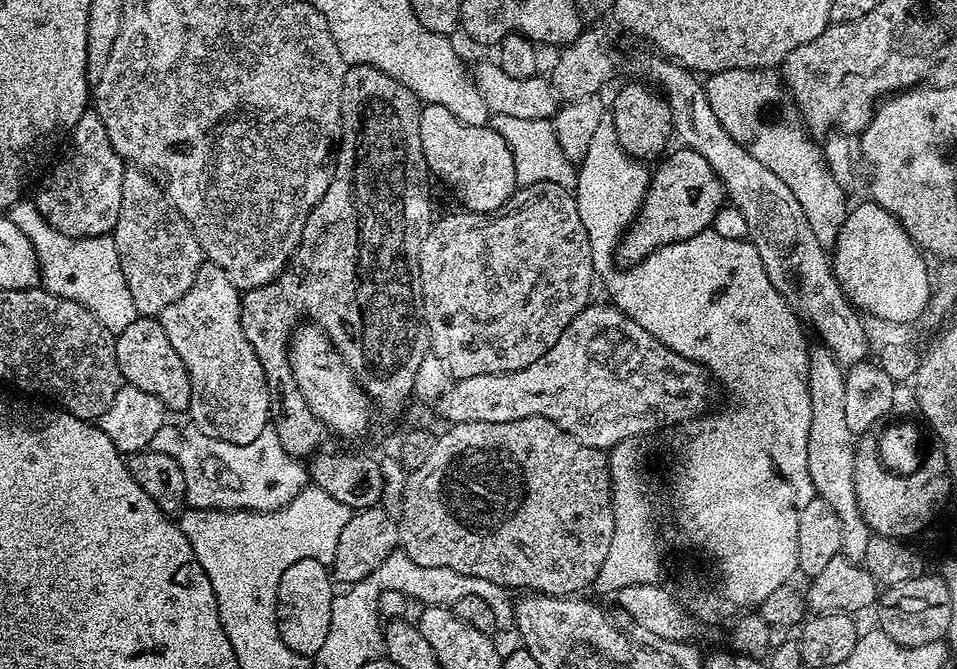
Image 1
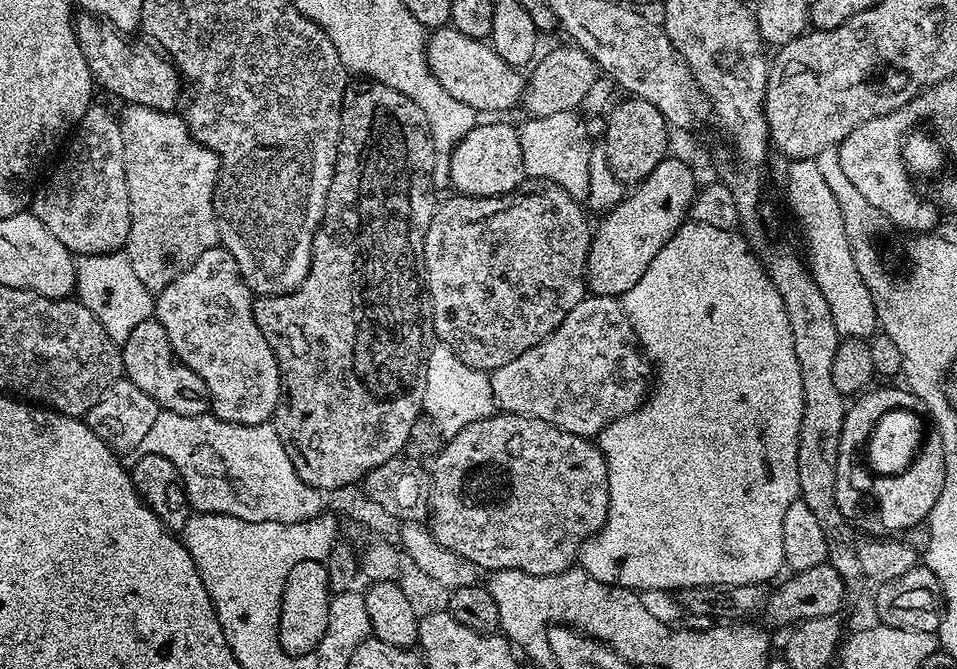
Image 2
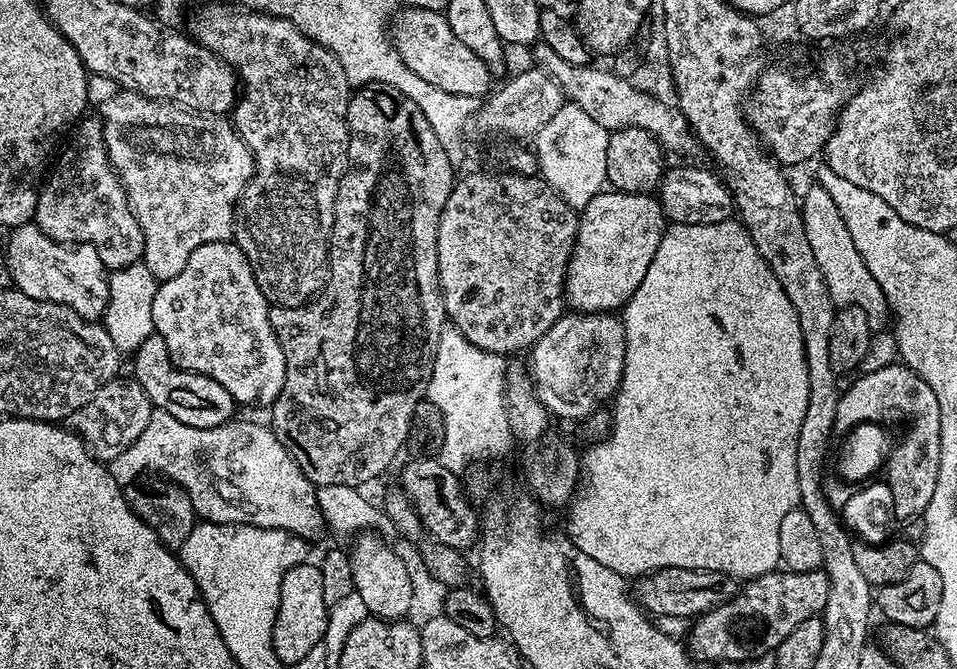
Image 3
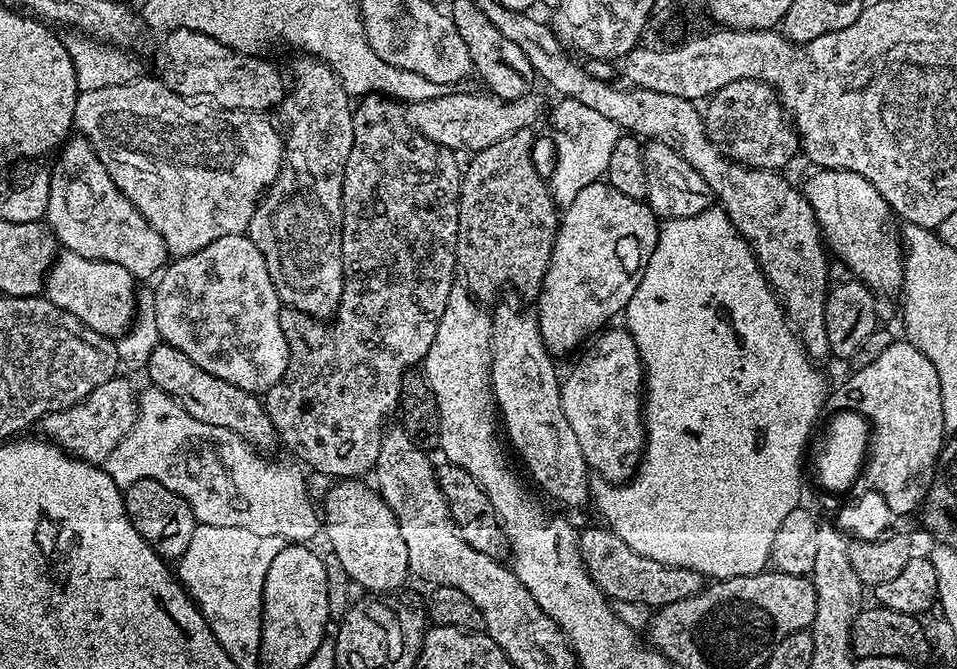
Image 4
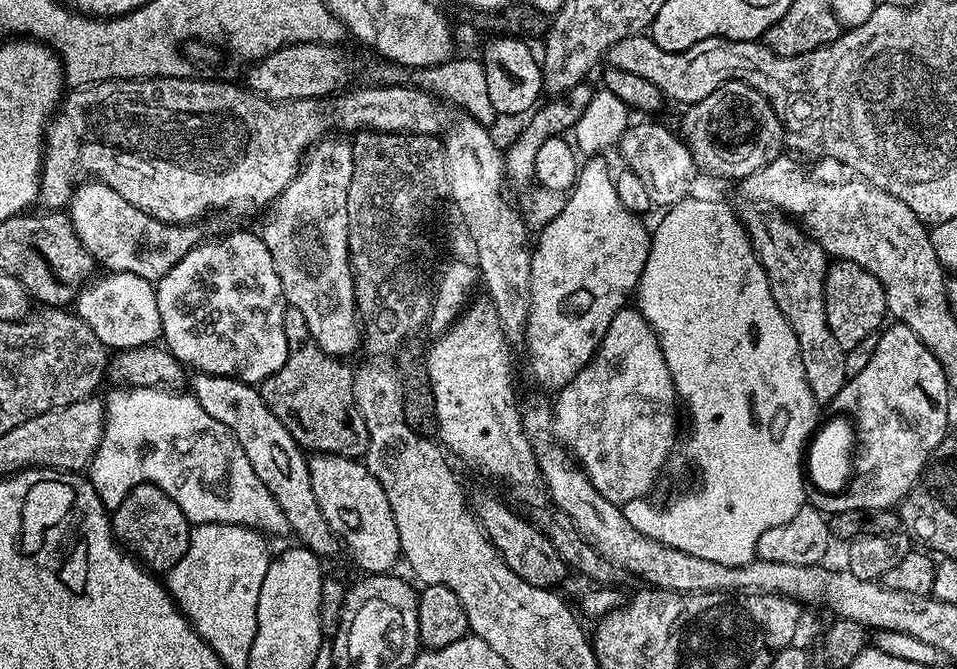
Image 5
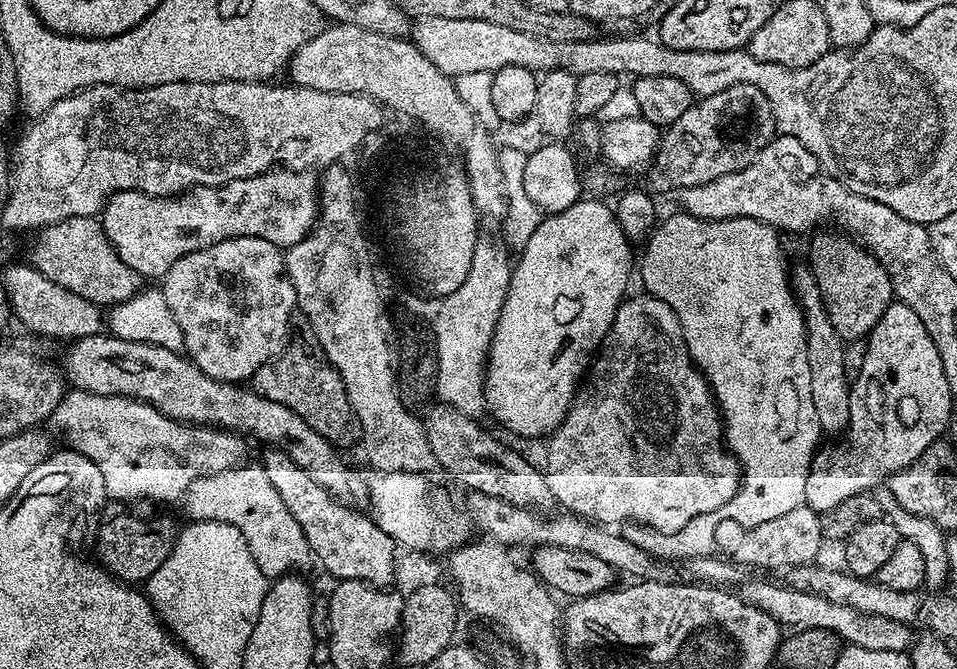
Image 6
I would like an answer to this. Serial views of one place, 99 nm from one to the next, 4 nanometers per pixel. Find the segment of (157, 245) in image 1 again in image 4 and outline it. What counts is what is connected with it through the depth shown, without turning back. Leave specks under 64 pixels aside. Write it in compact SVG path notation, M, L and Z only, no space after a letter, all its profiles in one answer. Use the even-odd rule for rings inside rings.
M137 78L130 84L81 92L74 106L75 131L97 152L114 186L162 234L173 257L194 254L223 236L247 233L256 205L280 173L284 157L281 129L263 120L261 113L197 102L178 95L158 78L151 79Z

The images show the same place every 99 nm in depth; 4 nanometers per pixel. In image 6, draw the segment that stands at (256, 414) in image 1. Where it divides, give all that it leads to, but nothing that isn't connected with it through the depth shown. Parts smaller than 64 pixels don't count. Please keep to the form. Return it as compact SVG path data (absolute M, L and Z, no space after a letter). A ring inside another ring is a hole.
M230 238L206 250L186 254L186 258L178 258L162 277L162 291L166 306L181 326L183 351L212 379L234 385L251 381L258 366L276 359L290 339L292 313L297 311L294 286L284 265L284 252L274 242L266 242L266 238Z

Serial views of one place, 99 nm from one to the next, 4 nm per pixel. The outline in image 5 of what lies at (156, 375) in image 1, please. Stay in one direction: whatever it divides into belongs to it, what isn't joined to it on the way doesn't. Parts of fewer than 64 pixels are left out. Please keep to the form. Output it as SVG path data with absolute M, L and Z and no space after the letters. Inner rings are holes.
M196 372L193 377L191 395L196 397L210 418L218 418L218 422L222 422L222 426L234 434L250 466L254 466L254 474L258 474L262 486L270 490L289 520L291 535L297 536L300 539L297 541L318 557L334 555L338 549L338 540L333 536L326 518L322 518L322 510L315 501L308 469L309 457L305 449L297 444L290 430L286 430L284 423L273 414L270 406L266 406L259 387L229 376L211 376L205 372Z

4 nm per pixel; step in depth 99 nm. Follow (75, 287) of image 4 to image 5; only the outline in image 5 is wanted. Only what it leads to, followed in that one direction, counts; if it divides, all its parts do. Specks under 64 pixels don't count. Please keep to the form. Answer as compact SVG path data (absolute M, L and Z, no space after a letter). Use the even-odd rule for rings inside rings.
M108 272L100 279L93 279L76 293L74 312L110 350L138 349L161 339L161 315L155 285L136 274Z

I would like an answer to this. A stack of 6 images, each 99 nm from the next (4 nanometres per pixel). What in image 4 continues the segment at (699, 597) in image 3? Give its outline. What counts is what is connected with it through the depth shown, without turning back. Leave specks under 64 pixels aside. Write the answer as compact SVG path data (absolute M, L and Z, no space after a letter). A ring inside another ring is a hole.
M599 527L592 528L589 532L581 531L578 543L584 568L609 601L621 600L624 604L641 604L644 608L655 610L670 606L670 602L682 602L682 598L697 596L706 587L706 577L700 572L654 562L654 558L646 558L630 550L626 542L612 535L605 527Z

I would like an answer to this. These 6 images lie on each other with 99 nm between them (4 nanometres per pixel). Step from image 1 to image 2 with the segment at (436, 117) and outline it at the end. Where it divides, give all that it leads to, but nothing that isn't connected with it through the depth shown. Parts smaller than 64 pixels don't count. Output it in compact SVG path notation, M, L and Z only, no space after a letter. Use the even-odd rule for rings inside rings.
M504 122L477 123L477 126L452 151L453 189L465 196L505 196L527 181L520 136L517 129Z

